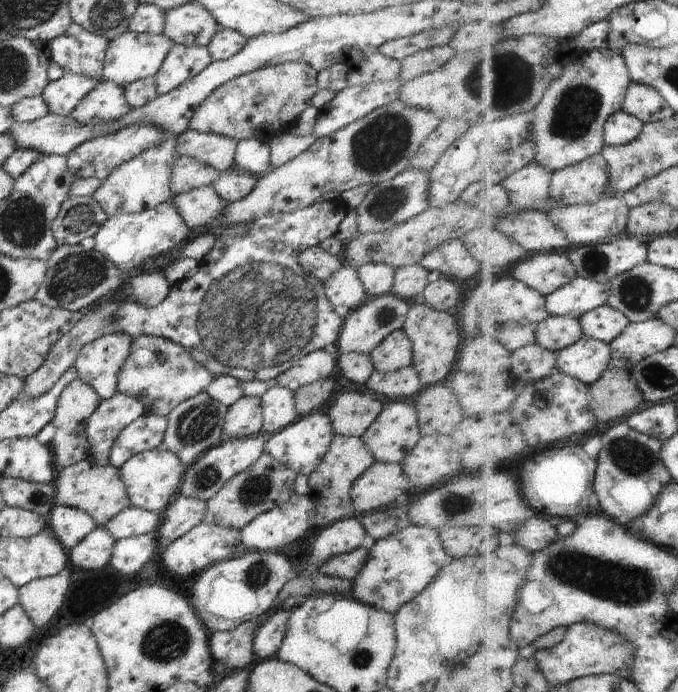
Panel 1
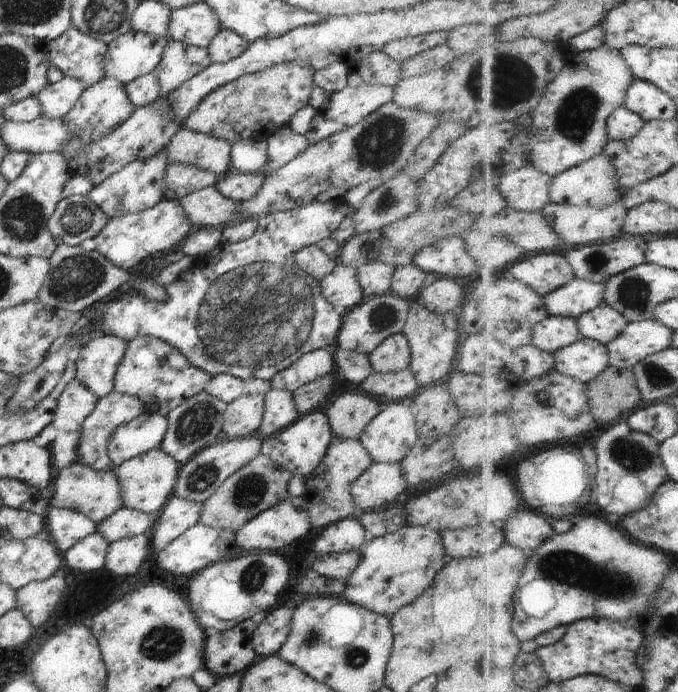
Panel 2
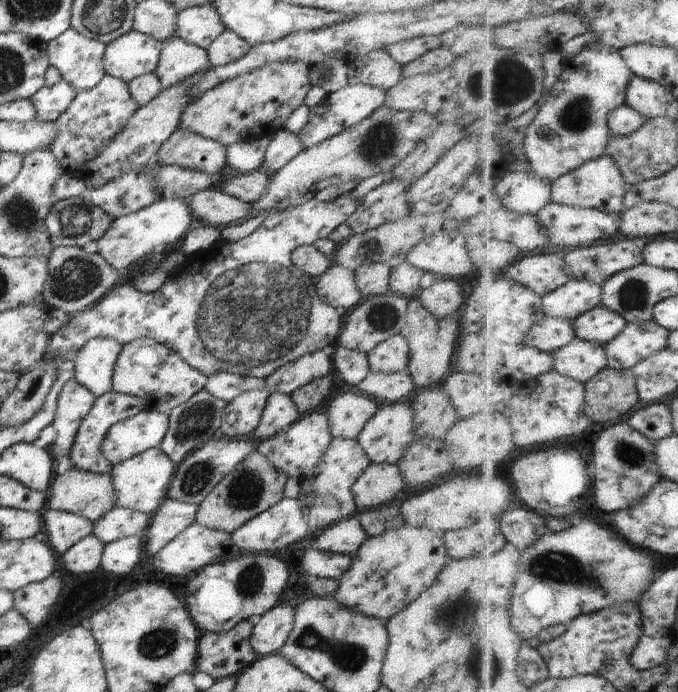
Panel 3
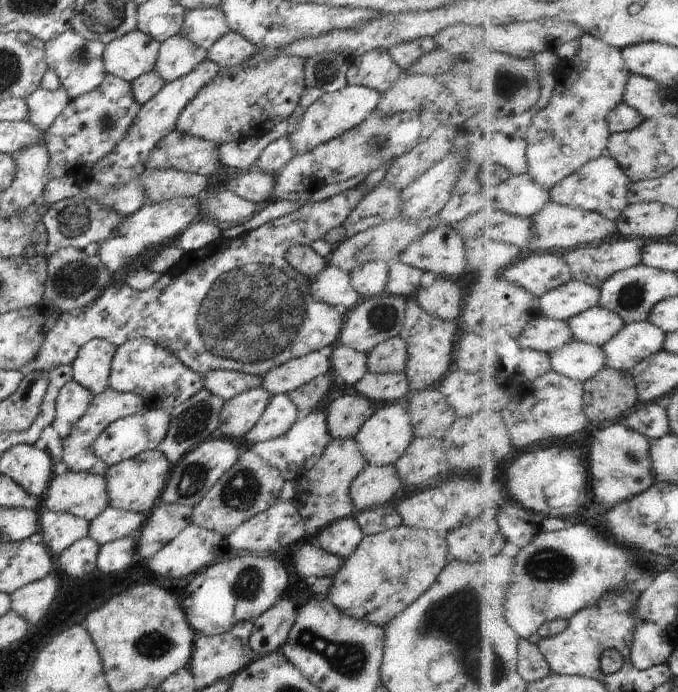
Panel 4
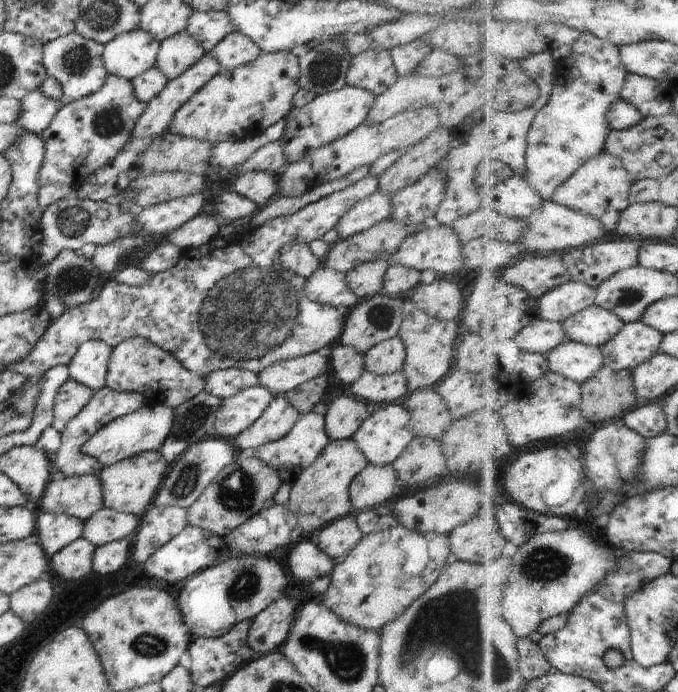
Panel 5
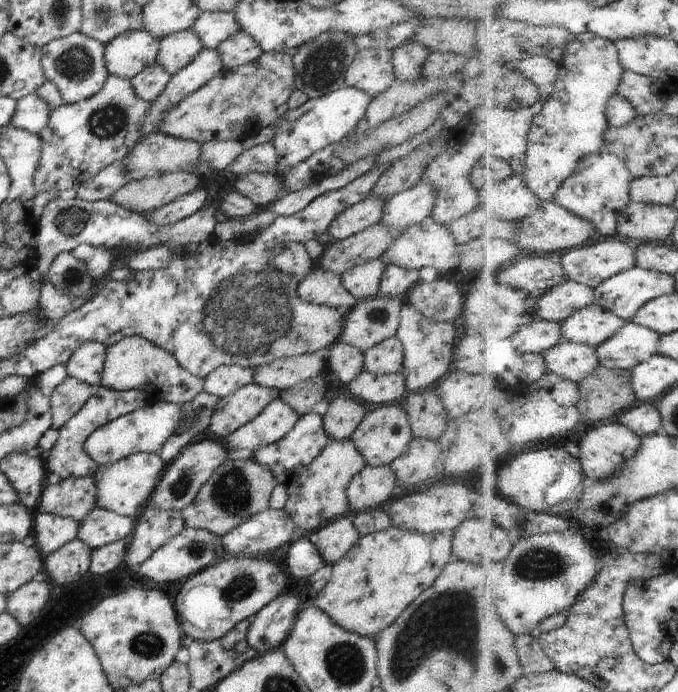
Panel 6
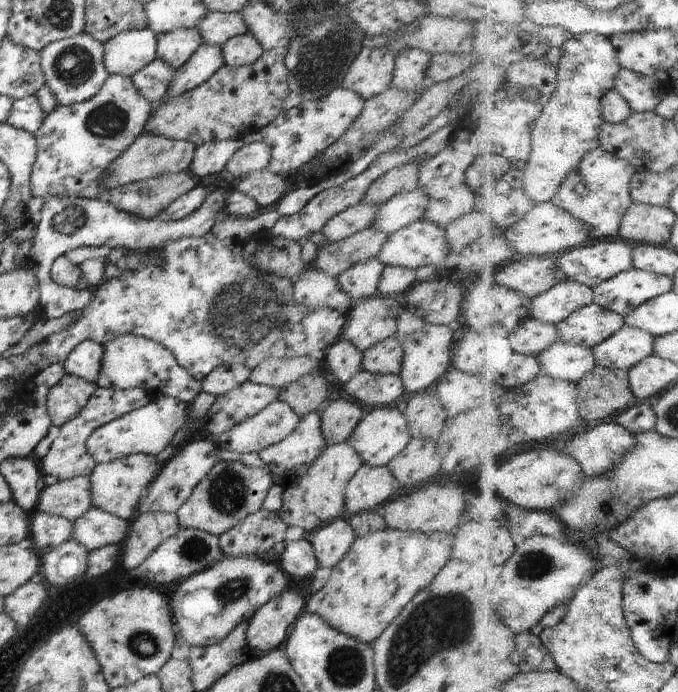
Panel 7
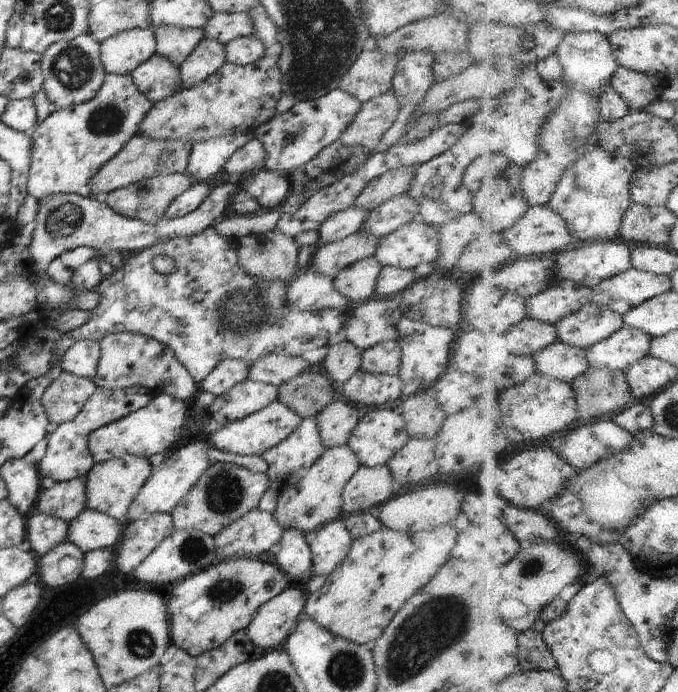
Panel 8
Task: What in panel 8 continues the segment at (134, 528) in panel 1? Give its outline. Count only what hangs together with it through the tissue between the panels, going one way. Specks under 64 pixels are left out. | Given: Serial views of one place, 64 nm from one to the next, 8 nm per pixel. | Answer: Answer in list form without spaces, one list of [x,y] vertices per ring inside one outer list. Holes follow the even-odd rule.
[[[87,510],[68,523],[66,541],[76,544],[85,554],[118,546],[125,525],[98,510]]]

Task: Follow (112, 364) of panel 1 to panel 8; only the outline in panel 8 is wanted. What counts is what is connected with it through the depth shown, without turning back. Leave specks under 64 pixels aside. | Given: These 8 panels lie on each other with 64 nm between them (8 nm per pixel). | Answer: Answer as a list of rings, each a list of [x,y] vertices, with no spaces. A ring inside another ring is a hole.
[[[82,340],[76,342],[68,352],[60,357],[62,371],[92,380],[96,376],[100,360],[100,346],[98,341]]]

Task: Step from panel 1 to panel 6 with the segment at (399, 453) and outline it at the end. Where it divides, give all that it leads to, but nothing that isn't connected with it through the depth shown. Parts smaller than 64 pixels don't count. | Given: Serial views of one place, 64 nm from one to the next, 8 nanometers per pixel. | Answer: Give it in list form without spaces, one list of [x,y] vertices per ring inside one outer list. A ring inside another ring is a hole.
[[[394,404],[382,405],[374,412],[367,412],[360,425],[349,439],[364,458],[365,464],[372,467],[389,466],[397,457],[408,451],[413,440],[409,418]]]

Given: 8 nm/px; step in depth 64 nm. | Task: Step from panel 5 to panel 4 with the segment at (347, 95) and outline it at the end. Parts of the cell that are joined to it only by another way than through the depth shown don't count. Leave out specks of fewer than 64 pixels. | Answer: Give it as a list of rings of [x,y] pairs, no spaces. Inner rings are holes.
[[[346,85],[336,92],[323,93],[299,116],[289,128],[294,155],[301,155],[318,145],[324,144],[364,122],[376,108],[381,94],[377,90],[362,85]]]

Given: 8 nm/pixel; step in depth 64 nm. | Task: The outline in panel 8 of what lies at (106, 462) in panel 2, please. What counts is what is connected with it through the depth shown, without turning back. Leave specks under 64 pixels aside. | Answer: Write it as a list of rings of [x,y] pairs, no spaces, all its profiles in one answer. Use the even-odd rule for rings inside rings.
[[[134,386],[126,389],[108,390],[98,387],[92,397],[84,404],[82,410],[72,421],[67,421],[56,428],[56,432],[48,436],[48,449],[44,458],[36,464],[41,478],[50,476],[56,483],[86,477],[94,466],[93,457],[88,448],[88,438],[92,432],[112,422],[117,422],[136,410],[147,406],[154,398],[148,388]]]

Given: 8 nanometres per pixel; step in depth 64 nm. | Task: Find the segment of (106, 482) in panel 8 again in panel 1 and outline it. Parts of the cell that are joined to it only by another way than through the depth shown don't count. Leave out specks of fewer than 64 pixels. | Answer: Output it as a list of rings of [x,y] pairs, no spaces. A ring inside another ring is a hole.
[[[162,447],[132,456],[119,468],[131,506],[161,514],[178,495],[181,478],[186,467],[176,454]]]

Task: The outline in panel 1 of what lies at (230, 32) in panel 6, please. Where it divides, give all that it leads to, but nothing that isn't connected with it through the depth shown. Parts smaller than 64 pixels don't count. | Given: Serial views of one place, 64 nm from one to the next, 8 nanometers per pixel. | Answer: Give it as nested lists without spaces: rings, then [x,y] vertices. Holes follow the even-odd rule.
[[[192,1],[165,11],[163,34],[187,47],[207,47],[217,33],[215,18],[204,5]]]

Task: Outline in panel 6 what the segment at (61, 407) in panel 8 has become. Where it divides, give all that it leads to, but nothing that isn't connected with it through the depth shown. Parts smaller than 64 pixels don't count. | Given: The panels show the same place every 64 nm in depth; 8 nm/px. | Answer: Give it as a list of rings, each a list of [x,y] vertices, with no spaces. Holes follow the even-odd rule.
[[[68,376],[51,395],[53,428],[58,430],[63,428],[64,424],[67,424],[68,420],[71,420],[96,392],[96,387]]]

